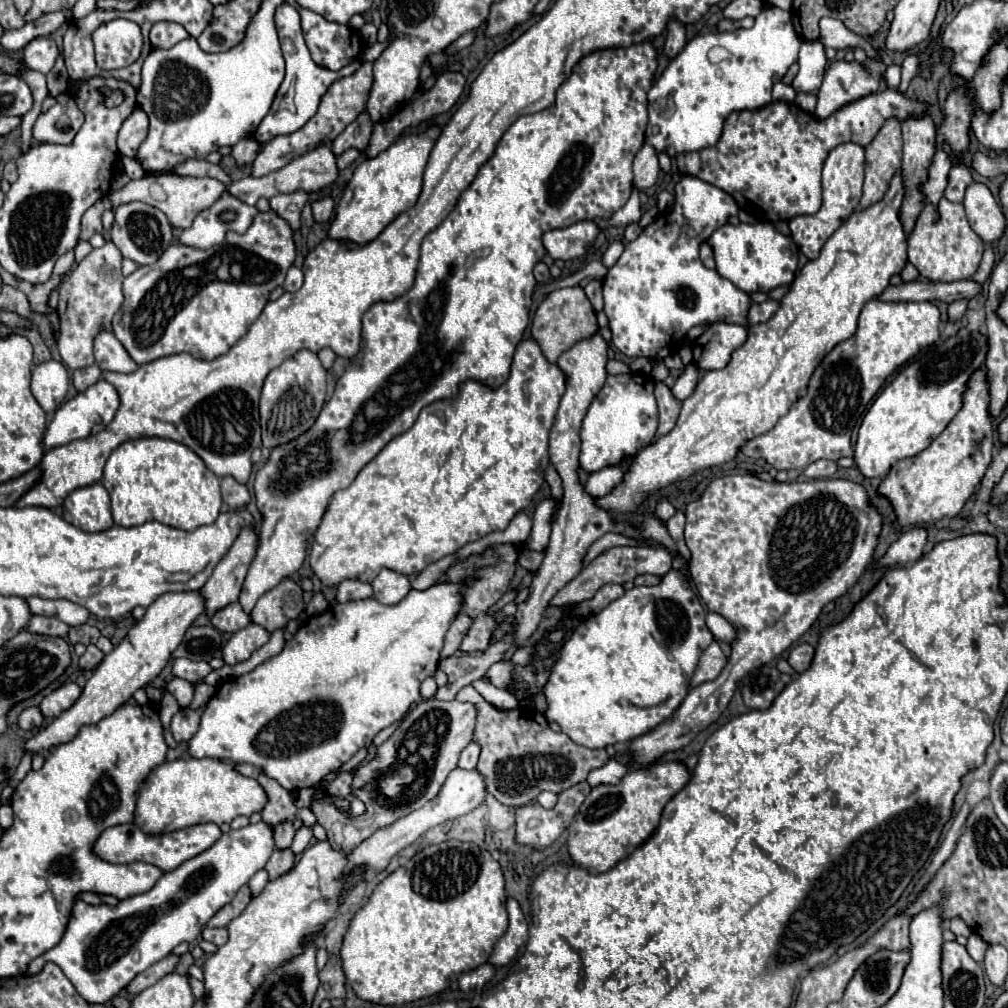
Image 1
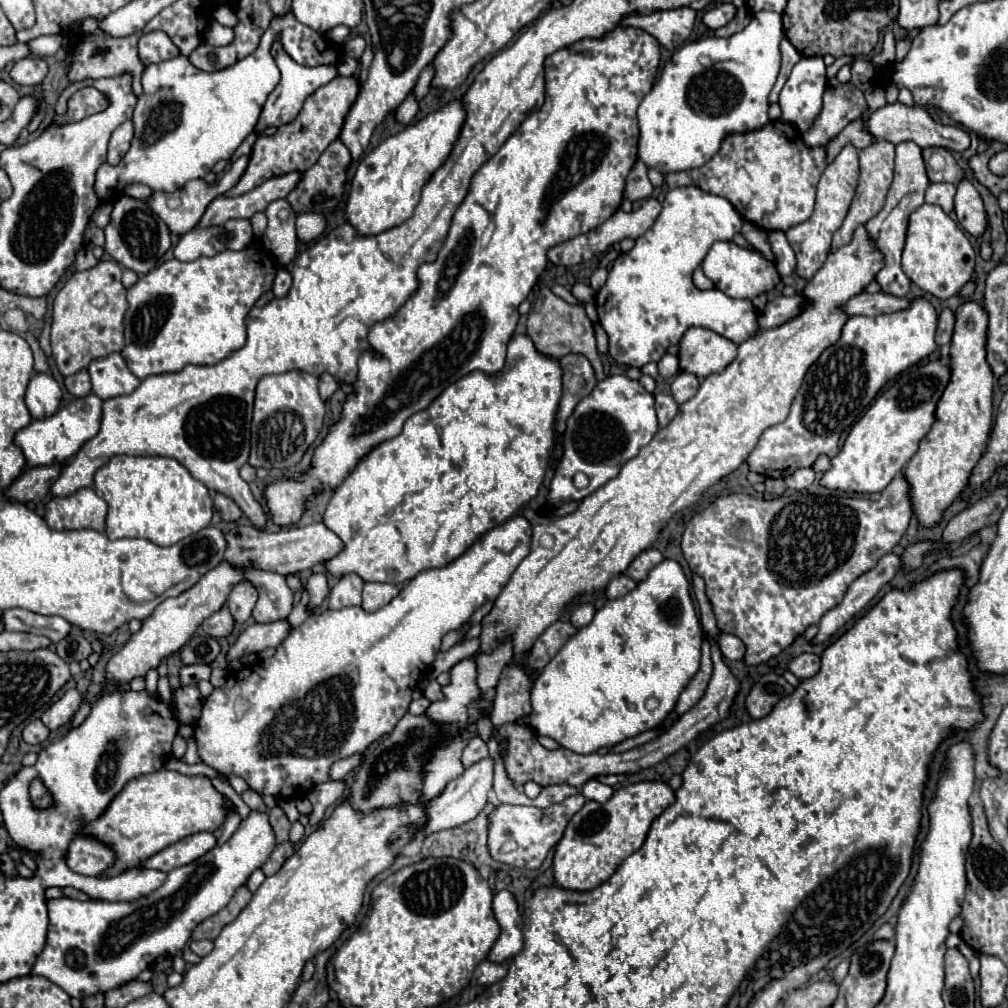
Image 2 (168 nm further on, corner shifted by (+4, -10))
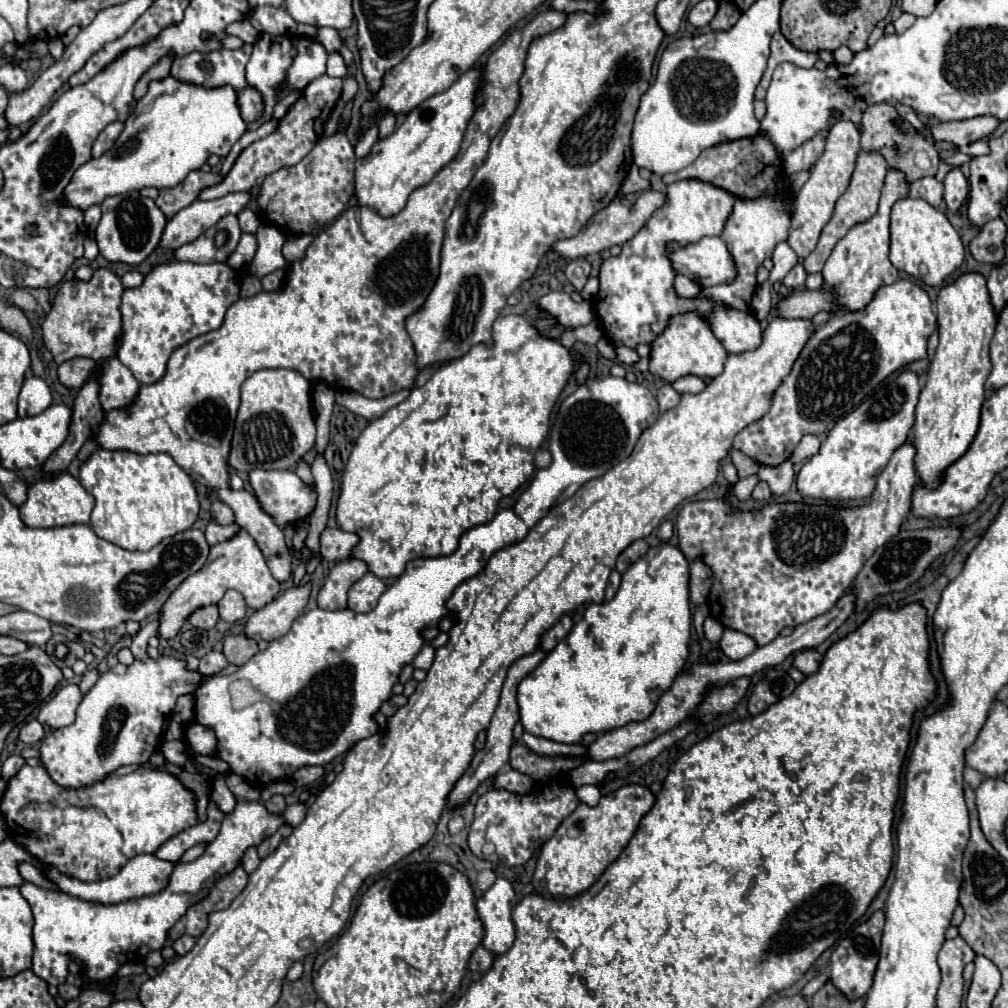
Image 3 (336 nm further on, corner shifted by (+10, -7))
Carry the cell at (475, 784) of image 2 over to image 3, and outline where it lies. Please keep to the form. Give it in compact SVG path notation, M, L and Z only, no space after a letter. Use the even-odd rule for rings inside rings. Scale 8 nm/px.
M535 649L533 653L529 655L523 655L519 657L511 667L509 667L509 673L507 673L507 679L503 683L503 691L501 691L501 701L497 705L497 711L491 719L491 725L487 727L487 743L481 751L475 753L471 765L467 767L467 771L457 779L457 783L453 785L451 793L449 793L449 799L447 799L447 805L449 809L457 809L457 807L463 807L471 795L475 793L475 789L489 777L495 777L497 771L501 769L501 765L505 765L509 761L509 749L511 749L511 743L513 743L513 727L515 723L519 721L519 703L517 703L517 685L521 683L521 679L531 673L531 669L535 669L535 665L539 665L539 661L543 661L545 653L541 649Z

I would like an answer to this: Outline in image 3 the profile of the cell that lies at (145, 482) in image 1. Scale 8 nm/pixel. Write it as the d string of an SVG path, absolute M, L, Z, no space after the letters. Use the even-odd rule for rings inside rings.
M99 449L81 465L79 481L97 501L91 513L93 531L129 551L149 551L163 539L187 531L199 517L191 477L165 453L139 455Z

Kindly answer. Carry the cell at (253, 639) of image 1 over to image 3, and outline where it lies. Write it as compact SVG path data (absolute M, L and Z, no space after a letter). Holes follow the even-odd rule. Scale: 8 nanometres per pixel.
M309 585L291 587L275 601L255 611L245 623L245 635L255 641L275 641L283 637L295 617L305 609L309 599Z

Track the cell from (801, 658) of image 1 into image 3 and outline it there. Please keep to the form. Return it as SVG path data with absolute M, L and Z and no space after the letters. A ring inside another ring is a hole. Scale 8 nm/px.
M805 649L805 651L799 651L793 659L793 667L797 667L803 675L811 675L819 669L819 663L821 663L821 653L817 653L815 649Z

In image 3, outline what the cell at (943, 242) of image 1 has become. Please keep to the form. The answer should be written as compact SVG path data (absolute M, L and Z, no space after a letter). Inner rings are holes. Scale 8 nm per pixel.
M907 197L897 201L891 211L889 259L899 271L911 275L913 279L931 287L941 287L943 281L961 267L965 259L965 249L963 249L959 233L949 223L945 213L937 211L923 199Z

